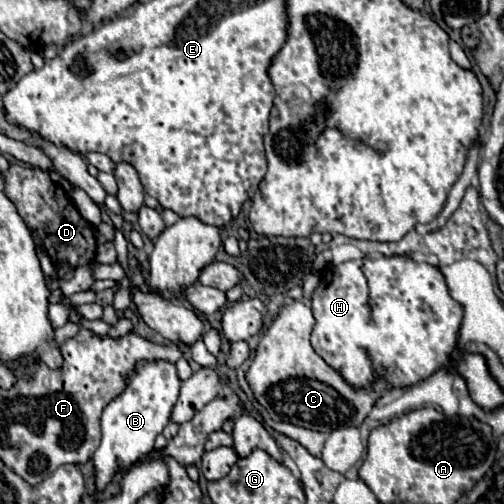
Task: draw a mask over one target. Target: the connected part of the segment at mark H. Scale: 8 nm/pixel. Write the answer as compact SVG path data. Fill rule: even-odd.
M404 256L362 258L338 264L334 268L332 280L326 286L316 288L312 298L312 312L316 318L312 332L312 346L316 354L320 354L356 388L372 384L378 376L384 376L392 386L412 386L428 378L432 372L444 366L448 358L454 356L462 320L462 306L450 298L440 270L432 264L416 264Z

